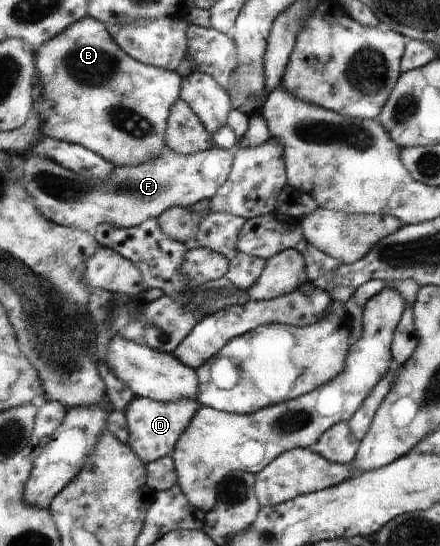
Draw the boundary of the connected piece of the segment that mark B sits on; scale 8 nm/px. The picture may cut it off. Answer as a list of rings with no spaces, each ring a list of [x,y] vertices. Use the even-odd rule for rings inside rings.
[[[85,16],[68,30],[49,40],[36,51],[41,95],[36,99],[42,133],[60,142],[79,144],[99,154],[115,167],[136,168],[160,157],[166,147],[167,121],[171,109],[180,99],[183,79],[175,71],[138,62],[126,53],[107,33],[106,25]]]

